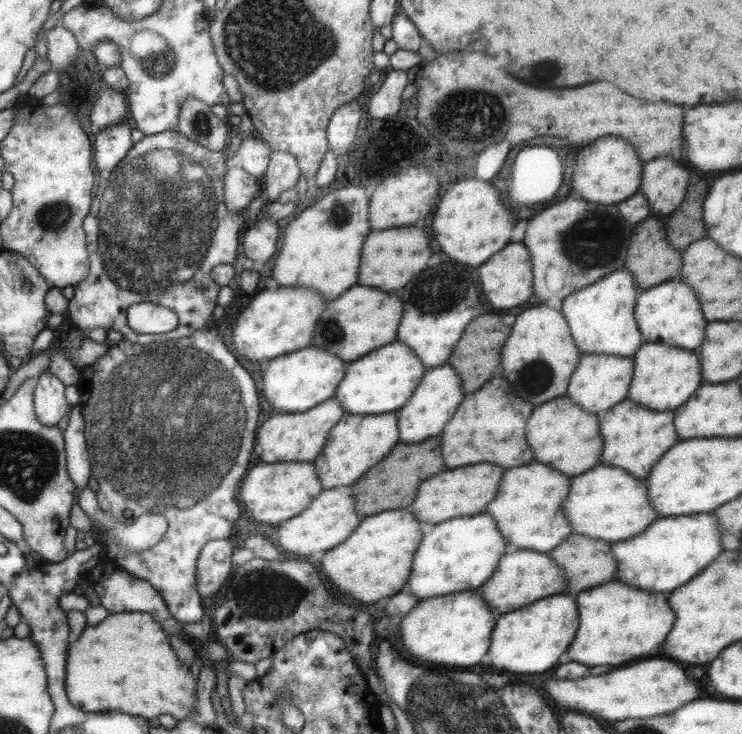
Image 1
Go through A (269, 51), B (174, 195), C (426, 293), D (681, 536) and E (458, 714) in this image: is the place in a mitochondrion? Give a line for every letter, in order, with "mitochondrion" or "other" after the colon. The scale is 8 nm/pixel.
A: mitochondrion
B: mitochondrion
C: mitochondrion
D: other
E: mitochondrion

